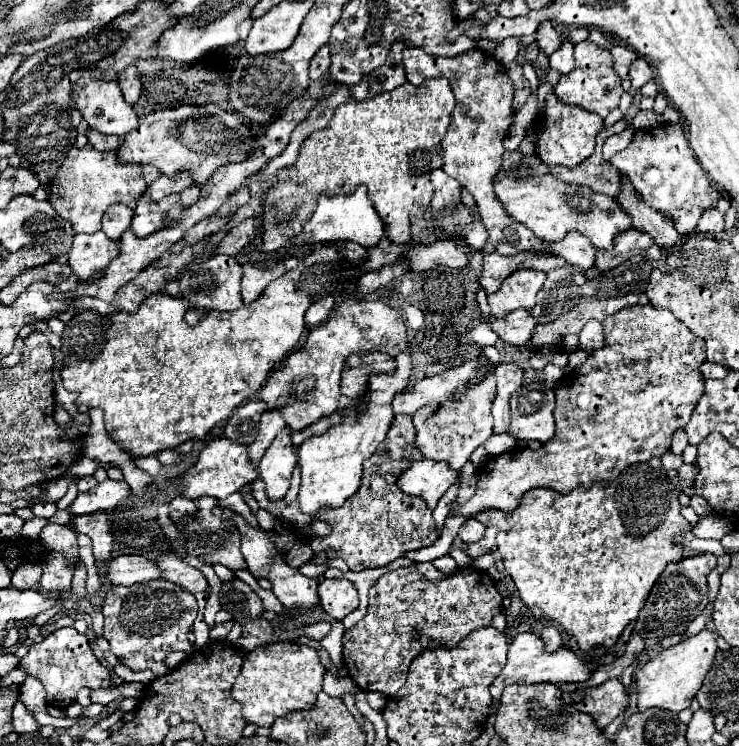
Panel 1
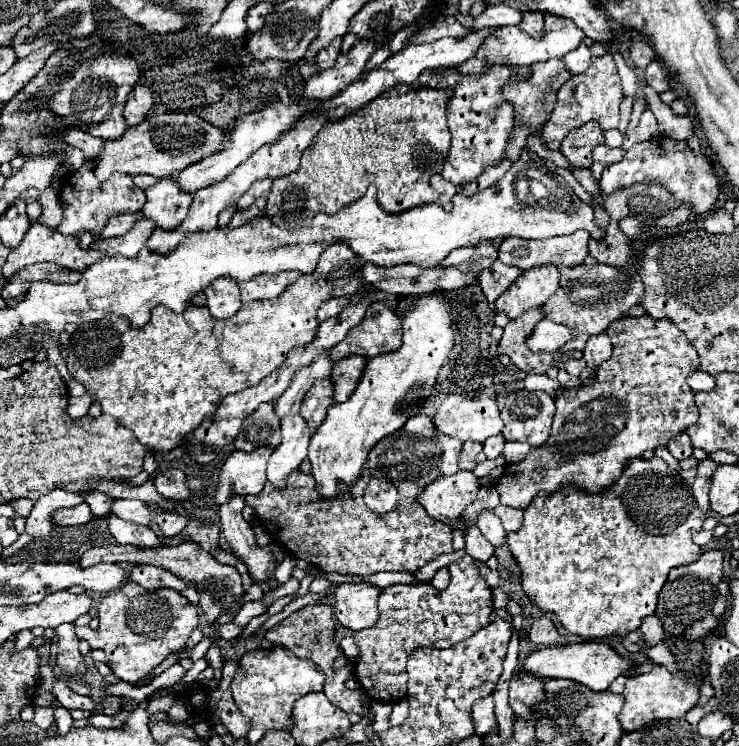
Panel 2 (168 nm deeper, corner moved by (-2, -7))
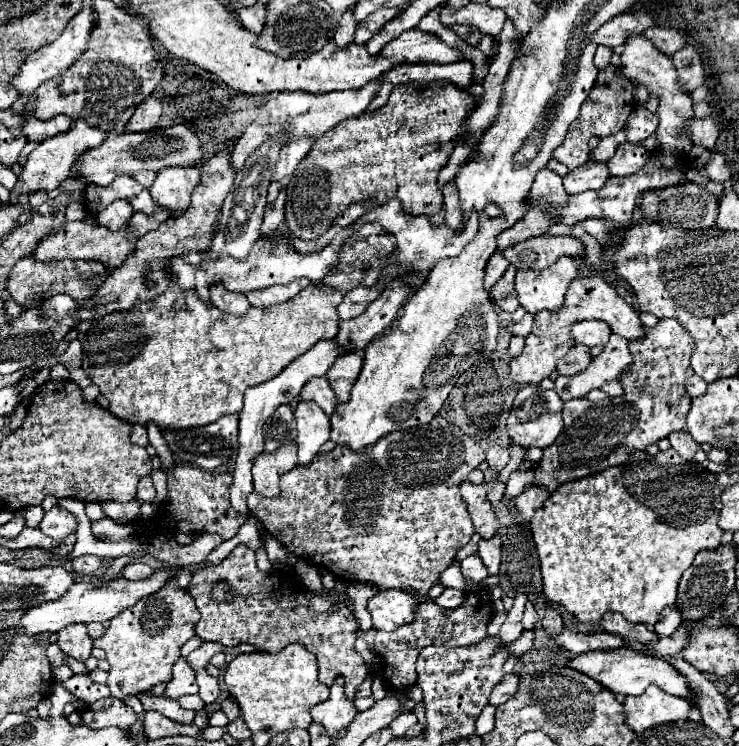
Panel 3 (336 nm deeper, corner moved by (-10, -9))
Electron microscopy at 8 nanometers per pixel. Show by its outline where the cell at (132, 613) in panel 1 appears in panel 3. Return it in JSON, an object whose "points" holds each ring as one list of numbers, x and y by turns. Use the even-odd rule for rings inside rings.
{"points":[[170,580,156,594,142,598,134,606,114,616,104,636,94,640,94,646,106,652,106,660,110,664,108,688,112,696,136,696,145,711,157,711,176,722,190,724,196,716,194,710,182,710,177,700,168,700,163,695,150,696,147,692,154,684,168,682,172,678,172,666,180,658,182,644,196,636,198,618,200,614,194,604,194,598,186,590,182,590,174,580]]}

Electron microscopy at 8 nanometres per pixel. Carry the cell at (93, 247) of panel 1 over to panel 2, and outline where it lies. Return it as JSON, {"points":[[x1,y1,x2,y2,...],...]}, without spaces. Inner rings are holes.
{"points":[[138,212,138,220,136,226,132,226,132,230,128,230,126,236,120,238,96,238,96,242,92,244,92,248,96,250,104,250,104,252,114,252,114,254,122,254,126,258,134,258,138,254,138,250,144,246,144,242,148,240,148,234,152,234,152,230,156,226,152,226,152,222,148,222,146,218,140,218,142,212]]}

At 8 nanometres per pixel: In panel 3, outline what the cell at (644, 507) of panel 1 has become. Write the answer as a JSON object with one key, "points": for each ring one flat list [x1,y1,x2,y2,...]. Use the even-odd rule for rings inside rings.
{"points":[[670,448,666,452,658,452,656,456,650,456,646,452,634,452,632,460,628,460,628,464,624,464,624,466,632,466,632,468,608,468,604,472,560,484,548,496,548,500,544,502,544,508,540,512,536,512,536,516,530,522,532,538,534,538,534,544,536,544,538,558,540,558,544,596,550,602,560,604,566,610,570,610,578,622,584,622,584,624,590,624,590,626,600,624,602,616,606,612,620,612,628,622,634,622,634,624,656,624,658,614,666,606,672,606,676,602,676,588,678,588,680,576,694,562,694,556,702,550,714,550,714,548,720,546,722,530,716,524,716,512,720,510,720,492,722,490,716,486,714,474,706,472,694,460,682,460,674,448]]}

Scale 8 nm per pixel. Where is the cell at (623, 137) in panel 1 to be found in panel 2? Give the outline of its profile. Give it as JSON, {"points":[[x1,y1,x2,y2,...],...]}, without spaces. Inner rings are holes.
{"points":[[606,144,596,146,596,150,592,152,592,166,590,172,594,174,594,178,598,180,602,176,602,170,614,162,620,162,624,158,624,150,622,148,608,148]]}

